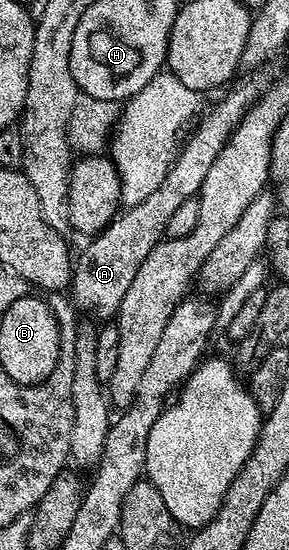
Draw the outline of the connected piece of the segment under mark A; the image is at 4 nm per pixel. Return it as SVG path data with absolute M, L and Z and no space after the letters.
M258 73L247 74L244 77L246 79L225 99L220 100L208 115L201 116L203 119L198 128L190 136L185 136L180 154L171 164L170 171L156 193L148 193L144 201L127 206L115 215L103 231L99 231L87 242L90 244L79 255L77 252L72 267L72 302L79 312L87 311L92 318L102 319L98 321L110 321L117 316L120 301L124 301L124 293L128 293L140 265L144 265L144 257L148 257L148 253L152 253L152 249L156 249L156 245L166 238L168 220L173 211L183 201L197 196L198 190L204 185L204 177L208 177L208 169L212 169L216 157L220 157L220 149L224 149L230 134L238 127L238 122L261 97L264 84L260 76Z

